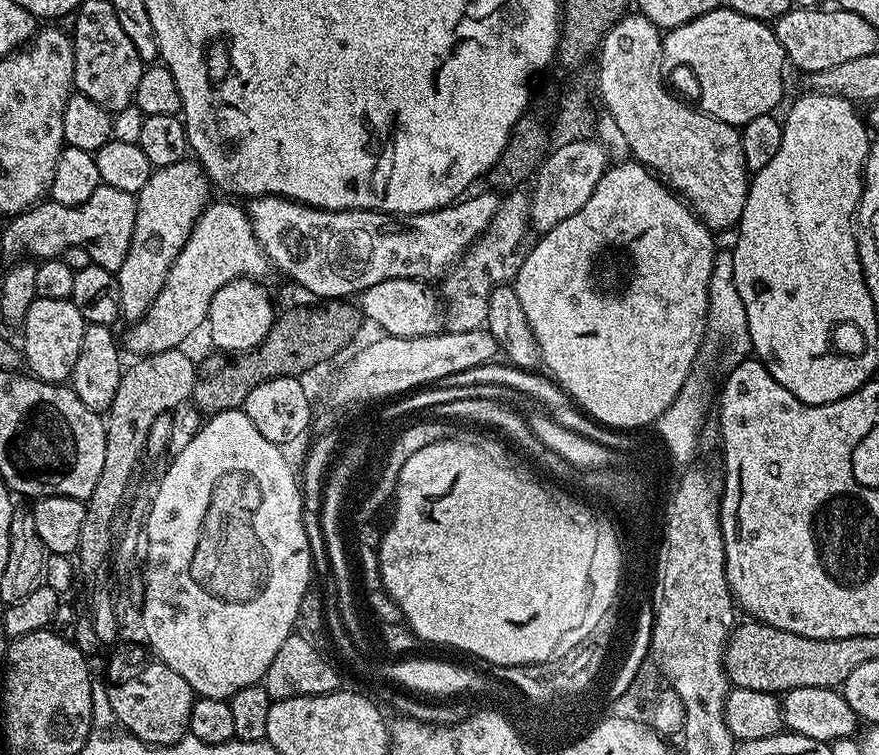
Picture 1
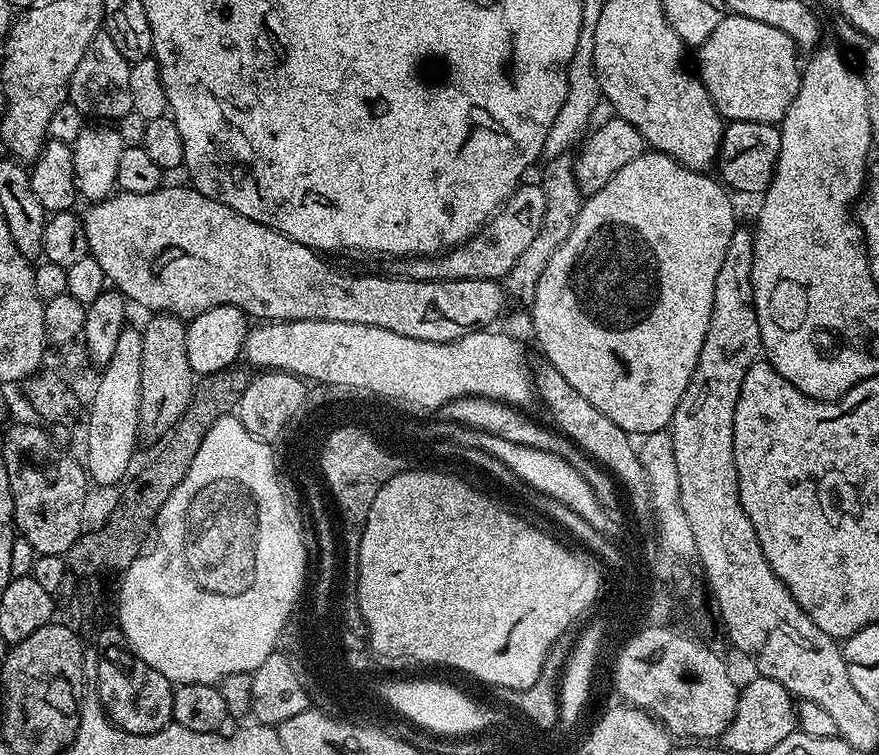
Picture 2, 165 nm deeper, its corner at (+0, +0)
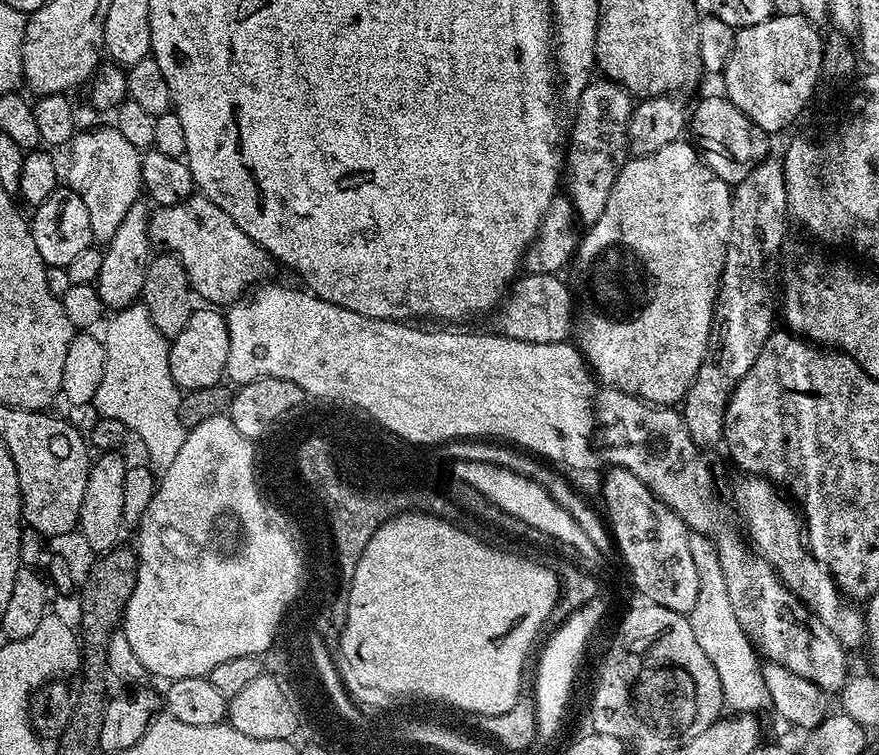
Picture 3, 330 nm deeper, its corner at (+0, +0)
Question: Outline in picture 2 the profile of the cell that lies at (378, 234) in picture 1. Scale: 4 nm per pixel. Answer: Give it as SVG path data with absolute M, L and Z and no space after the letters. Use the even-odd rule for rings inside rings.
M521 183L520 187L508 197L506 203L497 211L496 215L472 237L471 240L443 253L439 258L412 258L407 261L407 275L413 280L495 280L503 281L508 272L522 258L530 242L542 230L544 215L548 209L548 194L539 183Z

